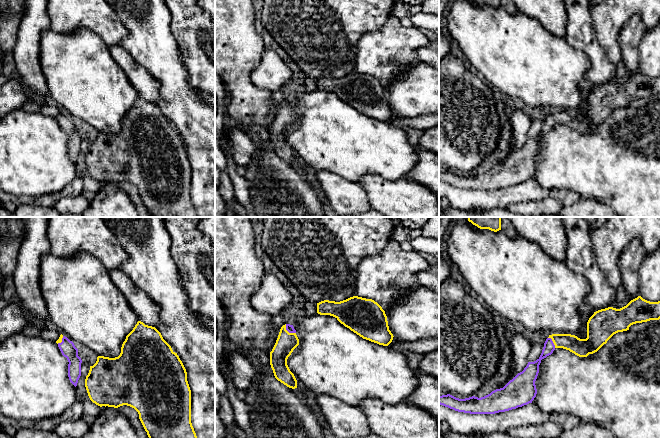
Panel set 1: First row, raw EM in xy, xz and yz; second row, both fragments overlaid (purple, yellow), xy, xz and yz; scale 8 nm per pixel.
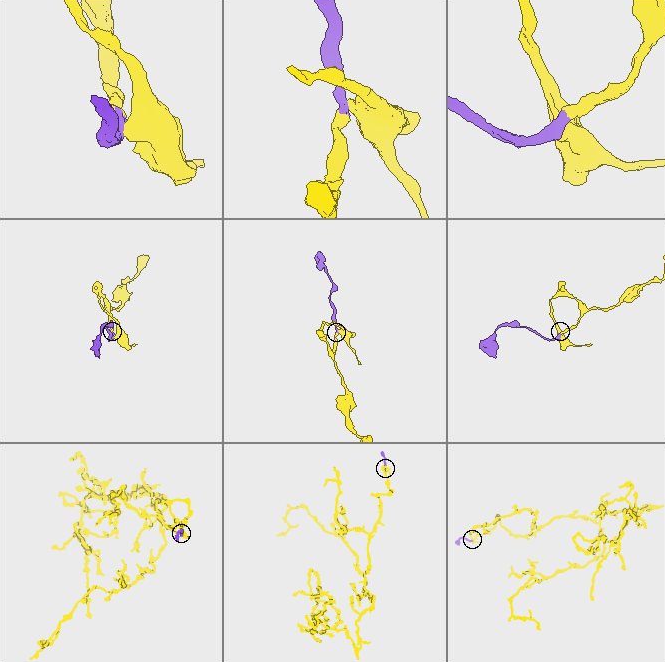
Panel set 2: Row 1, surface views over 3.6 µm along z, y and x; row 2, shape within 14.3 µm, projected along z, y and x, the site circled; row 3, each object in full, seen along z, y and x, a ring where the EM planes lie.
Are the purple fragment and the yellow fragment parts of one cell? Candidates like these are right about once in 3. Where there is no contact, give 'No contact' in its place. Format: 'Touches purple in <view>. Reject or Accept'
Touches purple in xz. Accept

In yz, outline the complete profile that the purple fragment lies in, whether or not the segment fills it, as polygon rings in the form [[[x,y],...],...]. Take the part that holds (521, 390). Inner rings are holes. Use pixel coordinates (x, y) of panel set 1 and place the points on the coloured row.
[[[641,296],[631,300],[626,306],[616,309],[608,307],[598,310],[587,322],[587,338],[580,339],[571,334],[552,334],[546,339],[540,357],[534,362],[528,362],[524,370],[518,373],[503,388],[496,389],[490,394],[478,398],[475,396],[459,399],[450,394],[439,396],[439,404],[458,412],[470,414],[495,414],[505,412],[532,403],[537,394],[535,381],[539,373],[541,360],[551,355],[556,348],[569,350],[579,357],[587,357],[597,352],[616,333],[629,330],[629,327],[636,323],[660,319],[660,301],[650,302]]]

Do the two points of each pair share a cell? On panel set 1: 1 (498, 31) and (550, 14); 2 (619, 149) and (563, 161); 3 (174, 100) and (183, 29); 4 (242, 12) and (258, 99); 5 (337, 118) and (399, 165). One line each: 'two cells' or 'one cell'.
1: two cells
2: one cell
3: two cells
4: one cell
5: one cell

